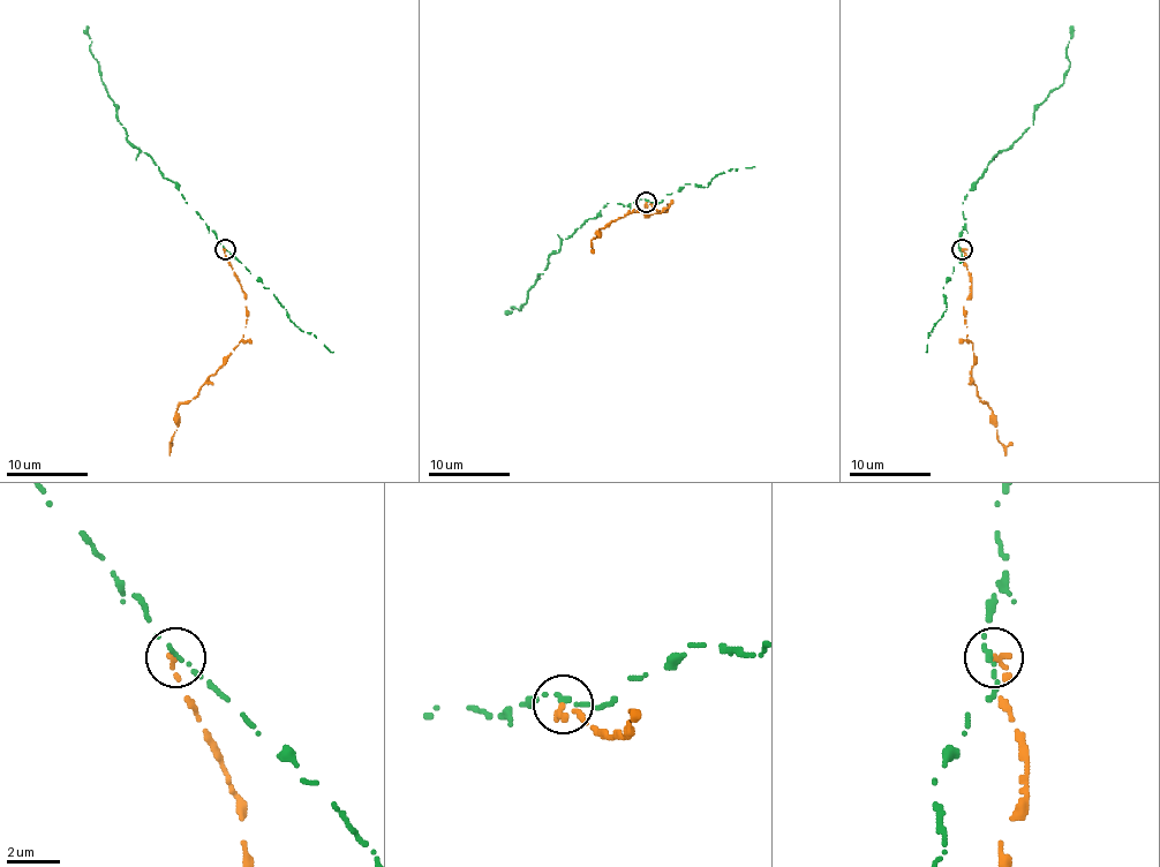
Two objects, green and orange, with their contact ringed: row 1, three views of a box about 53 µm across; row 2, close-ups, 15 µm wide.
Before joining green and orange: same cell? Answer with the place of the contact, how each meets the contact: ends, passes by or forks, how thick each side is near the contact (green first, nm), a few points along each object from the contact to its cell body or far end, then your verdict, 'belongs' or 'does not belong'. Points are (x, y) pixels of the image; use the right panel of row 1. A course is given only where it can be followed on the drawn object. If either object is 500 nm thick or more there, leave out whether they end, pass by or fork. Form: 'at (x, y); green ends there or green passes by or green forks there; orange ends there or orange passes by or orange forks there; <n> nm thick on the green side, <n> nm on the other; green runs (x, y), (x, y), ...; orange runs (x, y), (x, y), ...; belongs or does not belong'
at (962, 249); green ends there; orange ends there; 180 nm thick on the green side, 220 nm on the other; green runs (961, 249), (965, 196), (1064, 81), (1070, 27); orange runs (961, 249), (971, 287), (963, 306), (973, 346), (971, 381), (979, 399), (989, 405), (1006, 455); does not belong

